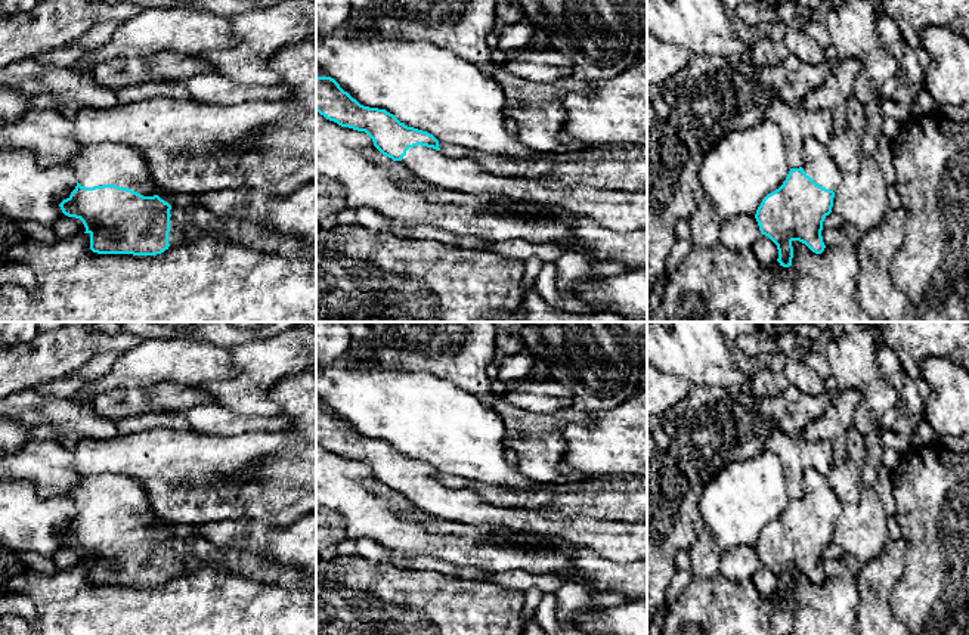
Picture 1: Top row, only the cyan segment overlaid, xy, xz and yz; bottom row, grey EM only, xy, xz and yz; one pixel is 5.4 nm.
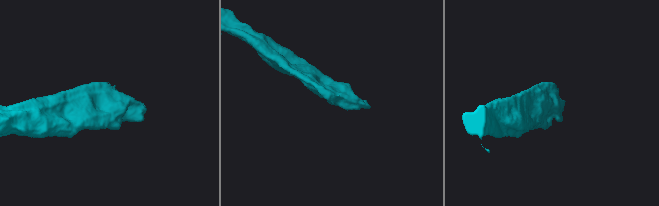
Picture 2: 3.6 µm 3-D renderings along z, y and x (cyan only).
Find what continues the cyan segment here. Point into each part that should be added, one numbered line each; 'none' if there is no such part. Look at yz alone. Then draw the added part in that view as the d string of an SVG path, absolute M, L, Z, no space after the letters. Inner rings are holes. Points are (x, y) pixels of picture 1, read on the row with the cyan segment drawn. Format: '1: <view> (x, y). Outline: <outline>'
1: yz (817, 163). Outline: M812 137L805 139L802 168L817 185L836 192L842 171L833 161L827 145Z

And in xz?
1: xz (621, 211). Outline: M421 145L409 148L400 162L434 188L514 205L555 205L578 217L589 217L617 233L647 229L647 192L499 177L473 159L448 157L442 151Z

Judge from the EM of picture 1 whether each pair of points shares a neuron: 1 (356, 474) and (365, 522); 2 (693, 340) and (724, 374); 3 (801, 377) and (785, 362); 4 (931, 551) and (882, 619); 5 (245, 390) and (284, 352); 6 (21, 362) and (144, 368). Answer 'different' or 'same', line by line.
1: same
2: same
3: same
4: different
5: same
6: different

